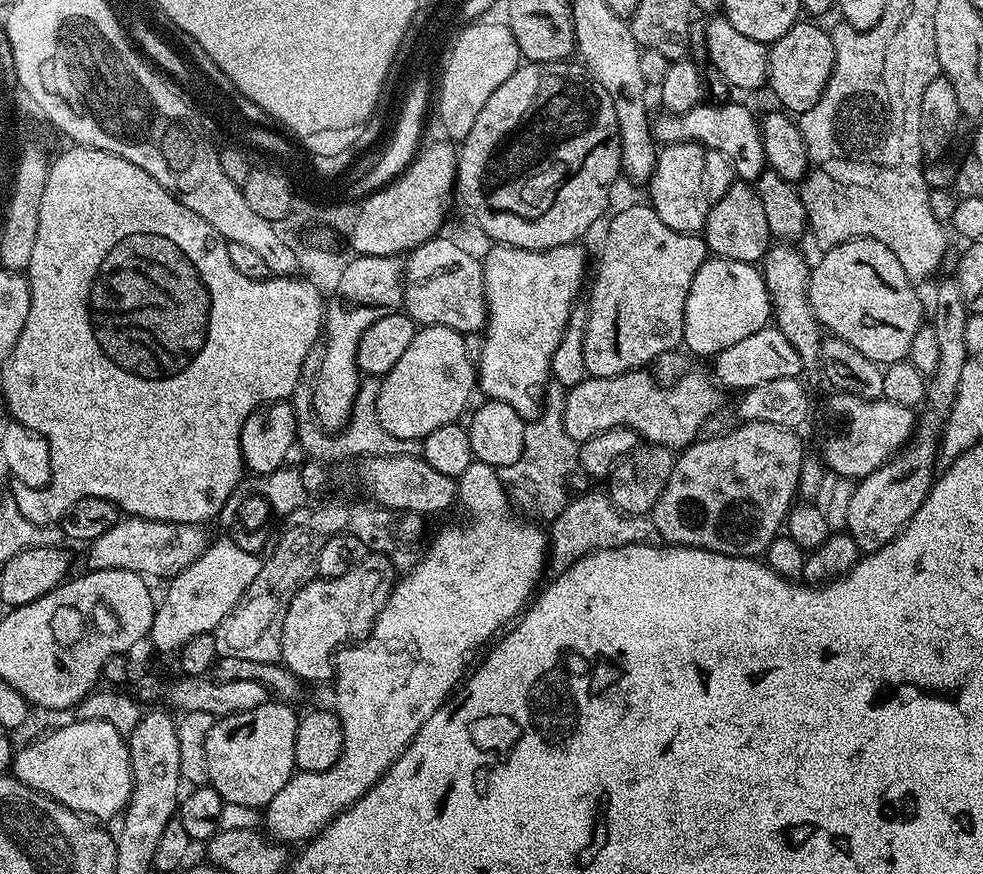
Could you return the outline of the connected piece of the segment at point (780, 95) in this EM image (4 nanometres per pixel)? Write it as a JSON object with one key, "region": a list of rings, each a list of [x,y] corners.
{"region":[[[797,22],[786,30],[780,38],[770,44],[768,49],[768,83],[772,88],[781,109],[788,114],[802,114],[810,110],[822,98],[834,70],[834,42],[832,33],[826,27],[819,28],[819,23]]]}

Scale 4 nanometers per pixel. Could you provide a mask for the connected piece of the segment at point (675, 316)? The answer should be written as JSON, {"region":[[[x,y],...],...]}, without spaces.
{"region":[[[651,203],[632,204],[608,224],[592,297],[586,303],[588,325],[584,328],[584,357],[588,376],[621,376],[624,372],[643,369],[655,356],[680,348],[683,336],[683,311],[694,281],[695,272],[710,256],[703,235],[670,230],[652,208]]]}

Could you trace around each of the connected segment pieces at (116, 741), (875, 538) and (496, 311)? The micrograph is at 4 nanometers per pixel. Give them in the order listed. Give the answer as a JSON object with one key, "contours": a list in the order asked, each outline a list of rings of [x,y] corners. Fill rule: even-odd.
{"contours":[[[[72,720],[67,723],[46,733],[41,740],[26,745],[21,752],[19,749],[10,765],[11,775],[34,791],[57,800],[85,818],[108,822],[104,820],[111,816],[119,817],[132,797],[132,767],[125,733],[115,728],[109,720]]],[[[934,412],[922,416],[907,446],[878,470],[857,481],[847,507],[845,529],[863,553],[876,552],[892,541],[927,498],[934,483],[934,462],[938,460],[939,424],[940,417]]],[[[493,243],[492,249],[482,256],[484,265],[484,297],[488,303],[488,319],[483,329],[484,345],[478,352],[478,388],[489,400],[506,402],[518,410],[524,421],[540,416],[545,401],[545,388],[552,375],[554,350],[558,350],[572,309],[577,307],[576,295],[584,284],[584,267],[588,260],[579,243],[554,246],[550,250],[535,252],[514,246]]]]}

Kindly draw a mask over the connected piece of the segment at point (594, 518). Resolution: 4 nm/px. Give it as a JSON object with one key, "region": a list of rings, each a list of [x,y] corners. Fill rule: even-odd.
{"region":[[[592,492],[589,496],[576,496],[568,501],[568,505],[550,524],[550,564],[556,570],[563,570],[578,562],[583,556],[597,552],[599,548],[617,548],[627,544],[659,544],[658,526],[647,515],[632,515],[616,507],[607,495]]]}

